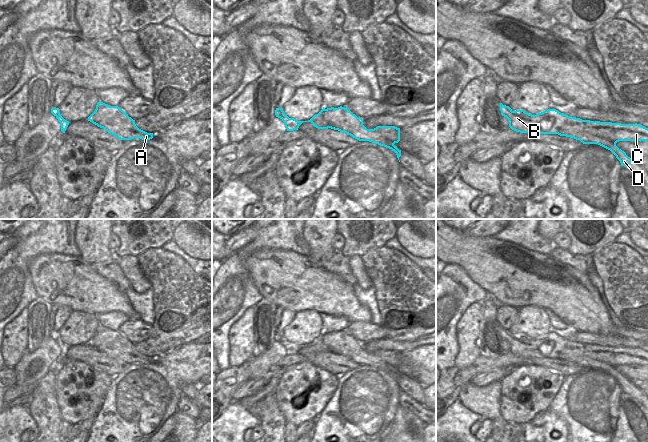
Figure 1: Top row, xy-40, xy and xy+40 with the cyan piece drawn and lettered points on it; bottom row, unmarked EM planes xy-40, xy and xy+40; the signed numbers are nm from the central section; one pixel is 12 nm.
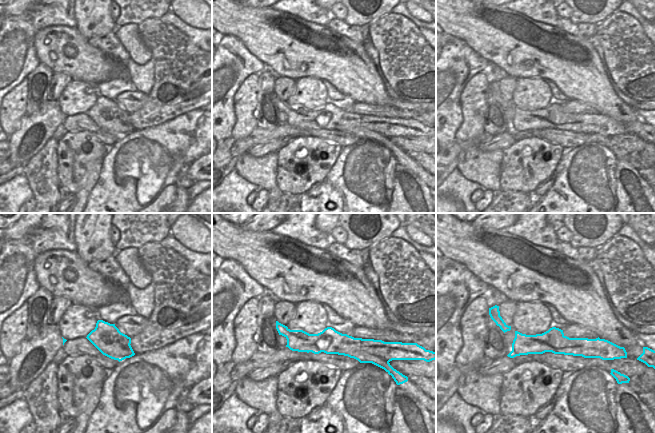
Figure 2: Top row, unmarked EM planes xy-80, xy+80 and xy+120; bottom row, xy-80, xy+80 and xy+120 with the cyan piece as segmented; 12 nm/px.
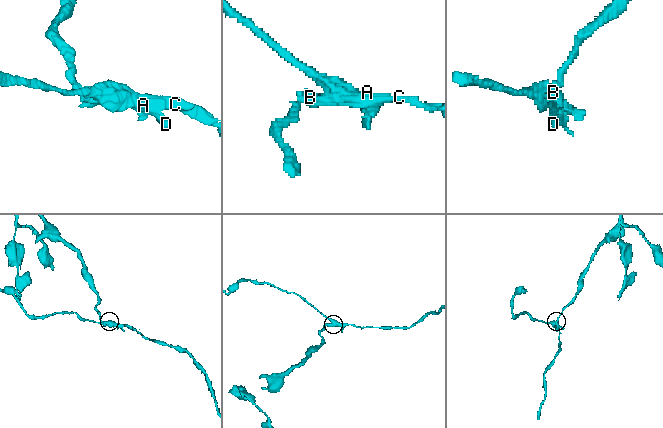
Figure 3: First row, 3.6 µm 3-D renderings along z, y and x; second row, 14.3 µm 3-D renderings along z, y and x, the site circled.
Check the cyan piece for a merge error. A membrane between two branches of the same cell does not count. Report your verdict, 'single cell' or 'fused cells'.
fused cells

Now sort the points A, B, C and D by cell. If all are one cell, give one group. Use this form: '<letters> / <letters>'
A D / B C

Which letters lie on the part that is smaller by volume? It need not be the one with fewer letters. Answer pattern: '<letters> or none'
A, D

